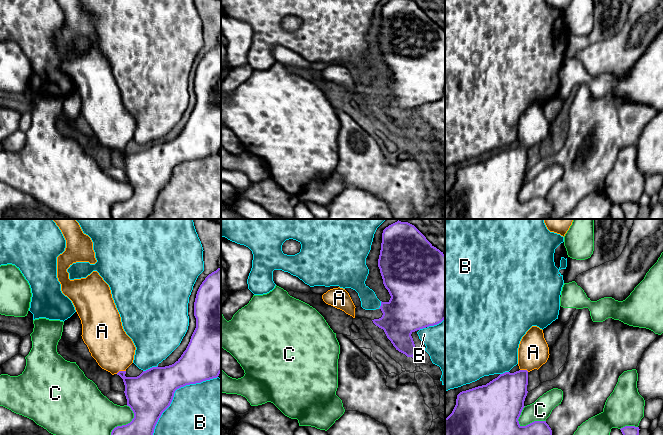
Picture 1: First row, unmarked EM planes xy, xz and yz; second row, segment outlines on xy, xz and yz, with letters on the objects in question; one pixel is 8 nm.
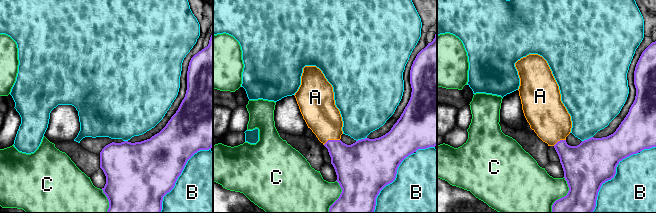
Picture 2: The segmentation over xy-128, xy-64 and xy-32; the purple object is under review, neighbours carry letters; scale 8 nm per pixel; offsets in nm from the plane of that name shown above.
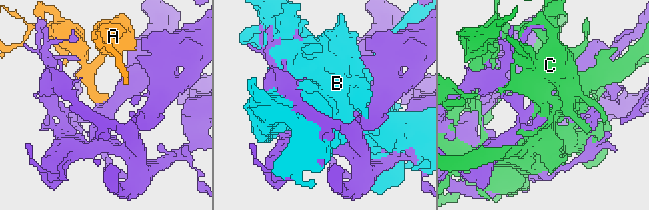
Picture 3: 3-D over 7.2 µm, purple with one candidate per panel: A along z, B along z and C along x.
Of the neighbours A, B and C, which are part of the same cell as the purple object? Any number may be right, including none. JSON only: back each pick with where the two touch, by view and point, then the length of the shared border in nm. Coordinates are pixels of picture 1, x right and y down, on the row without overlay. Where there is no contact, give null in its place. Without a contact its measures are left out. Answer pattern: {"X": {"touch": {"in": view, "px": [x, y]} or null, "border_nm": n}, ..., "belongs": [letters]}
{"A": {"touch": {"in": "xy", "px": [120, 147]}, "border_nm": 80}, "belongs": ["A"]}

